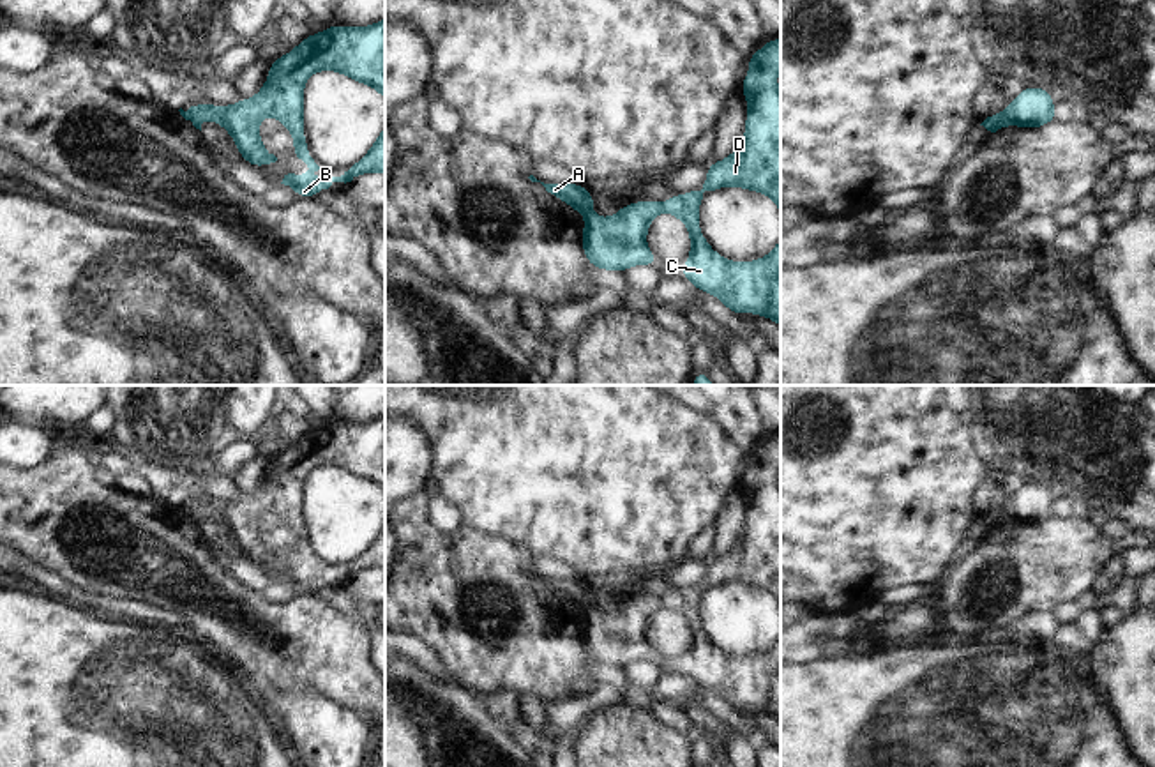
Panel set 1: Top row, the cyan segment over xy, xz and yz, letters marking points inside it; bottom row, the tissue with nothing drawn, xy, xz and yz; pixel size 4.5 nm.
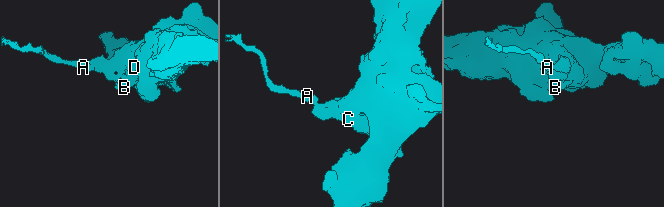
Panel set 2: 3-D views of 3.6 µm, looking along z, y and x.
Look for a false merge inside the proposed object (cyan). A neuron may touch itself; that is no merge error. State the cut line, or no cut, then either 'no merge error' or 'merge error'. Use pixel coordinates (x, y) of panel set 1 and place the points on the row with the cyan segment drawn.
cut in yz along (1004, 115), (1007, 124); merge error

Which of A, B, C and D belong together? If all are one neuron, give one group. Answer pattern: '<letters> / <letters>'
A / B C D

